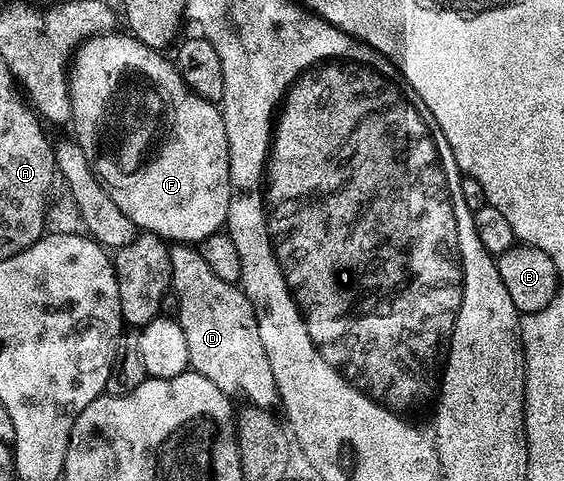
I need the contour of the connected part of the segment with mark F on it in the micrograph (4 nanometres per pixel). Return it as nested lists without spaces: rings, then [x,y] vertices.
[[[110,33],[97,35],[86,40],[78,46],[75,52],[75,64],[71,71],[71,94],[73,97],[73,117],[71,128],[75,134],[75,142],[82,147],[83,153],[89,159],[94,173],[105,184],[106,191],[111,199],[119,205],[134,223],[135,227],[150,235],[159,235],[166,241],[174,244],[200,244],[202,239],[218,234],[226,226],[229,218],[229,198],[231,197],[231,185],[229,184],[229,142],[227,141],[227,129],[221,116],[221,108],[212,103],[210,99],[204,99],[194,93],[185,84],[183,77],[177,71],[172,62],[164,59],[162,52],[155,47],[143,45],[134,35],[128,33]]]

